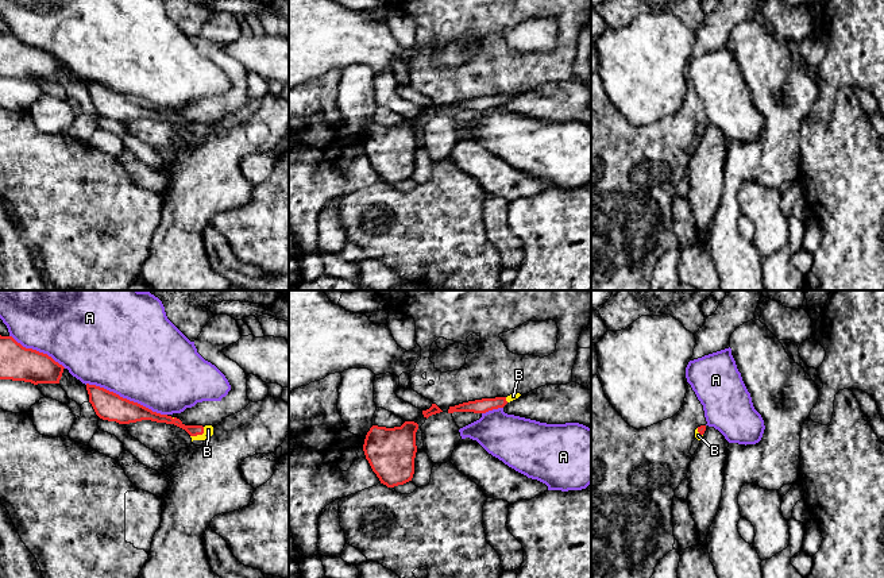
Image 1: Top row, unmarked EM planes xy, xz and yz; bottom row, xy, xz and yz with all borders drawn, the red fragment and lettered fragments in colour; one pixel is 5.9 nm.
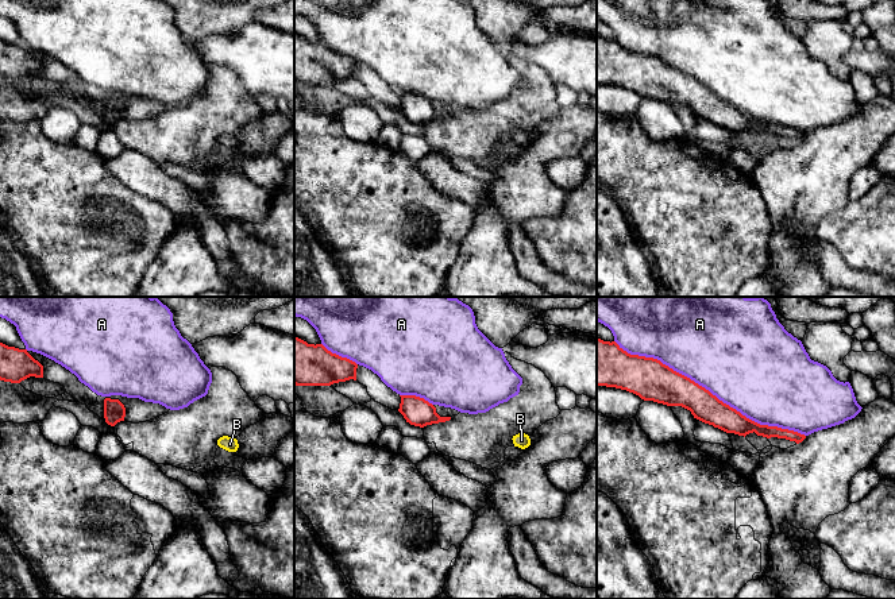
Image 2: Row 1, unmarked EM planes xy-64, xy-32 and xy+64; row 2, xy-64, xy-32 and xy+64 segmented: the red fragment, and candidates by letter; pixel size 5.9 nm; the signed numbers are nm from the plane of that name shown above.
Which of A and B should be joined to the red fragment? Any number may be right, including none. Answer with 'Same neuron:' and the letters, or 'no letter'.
Same neuron: B

